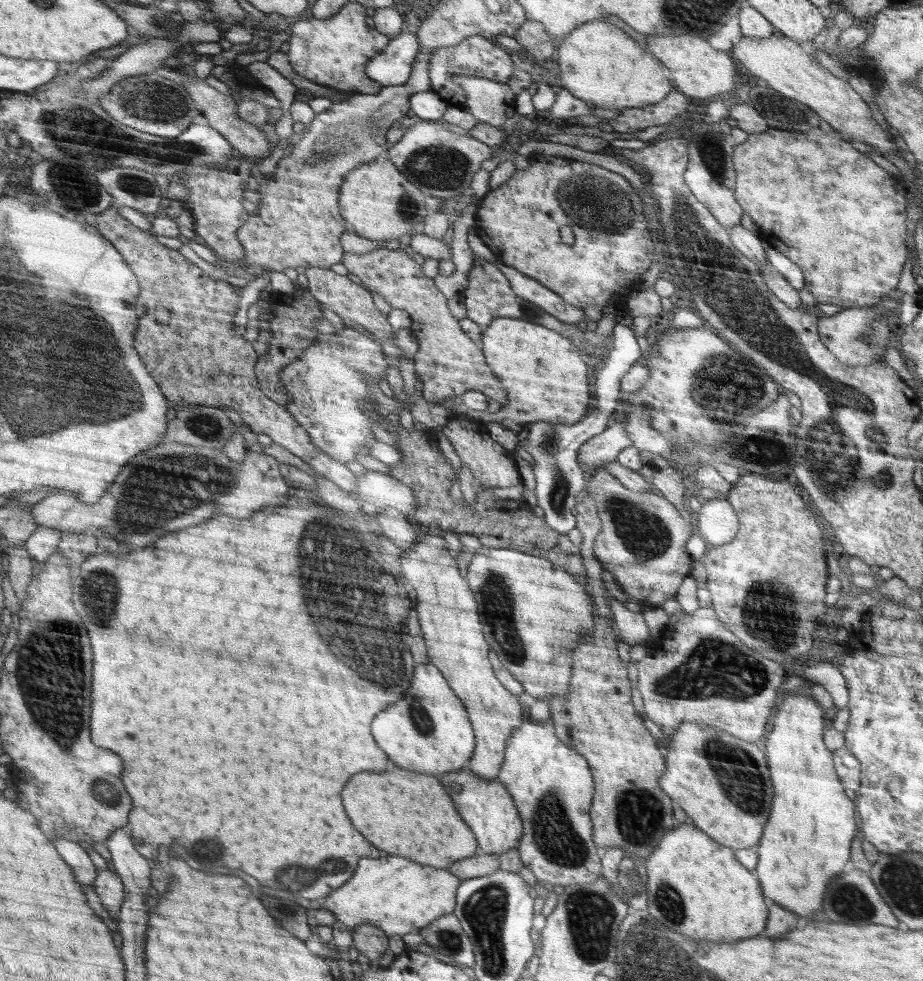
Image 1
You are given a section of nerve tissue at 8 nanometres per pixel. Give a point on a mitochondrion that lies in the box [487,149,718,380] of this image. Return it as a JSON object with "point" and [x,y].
{"point":[596,204]}

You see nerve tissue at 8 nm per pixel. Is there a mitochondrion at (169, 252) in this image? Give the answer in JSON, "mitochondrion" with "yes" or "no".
{"mitochondrion":"no"}

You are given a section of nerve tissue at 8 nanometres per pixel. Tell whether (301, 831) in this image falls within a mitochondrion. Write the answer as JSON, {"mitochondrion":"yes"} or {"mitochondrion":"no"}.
{"mitochondrion":"no"}

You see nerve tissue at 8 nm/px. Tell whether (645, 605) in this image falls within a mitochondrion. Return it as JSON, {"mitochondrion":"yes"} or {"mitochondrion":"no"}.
{"mitochondrion":"no"}

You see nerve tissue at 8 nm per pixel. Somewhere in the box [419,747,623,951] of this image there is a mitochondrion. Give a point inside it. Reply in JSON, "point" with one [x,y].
{"point":[555,834]}

